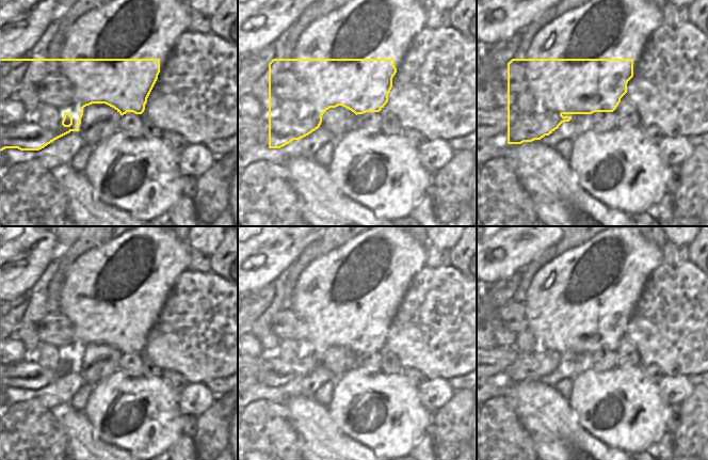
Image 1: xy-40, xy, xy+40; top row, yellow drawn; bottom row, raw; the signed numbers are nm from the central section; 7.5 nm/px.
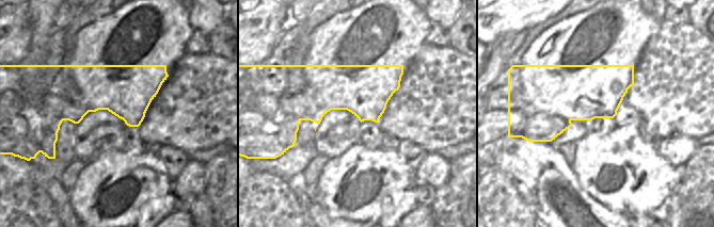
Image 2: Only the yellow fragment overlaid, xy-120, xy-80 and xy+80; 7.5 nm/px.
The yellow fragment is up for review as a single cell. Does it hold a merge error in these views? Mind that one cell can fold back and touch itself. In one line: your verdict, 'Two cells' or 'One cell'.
Two cells.

